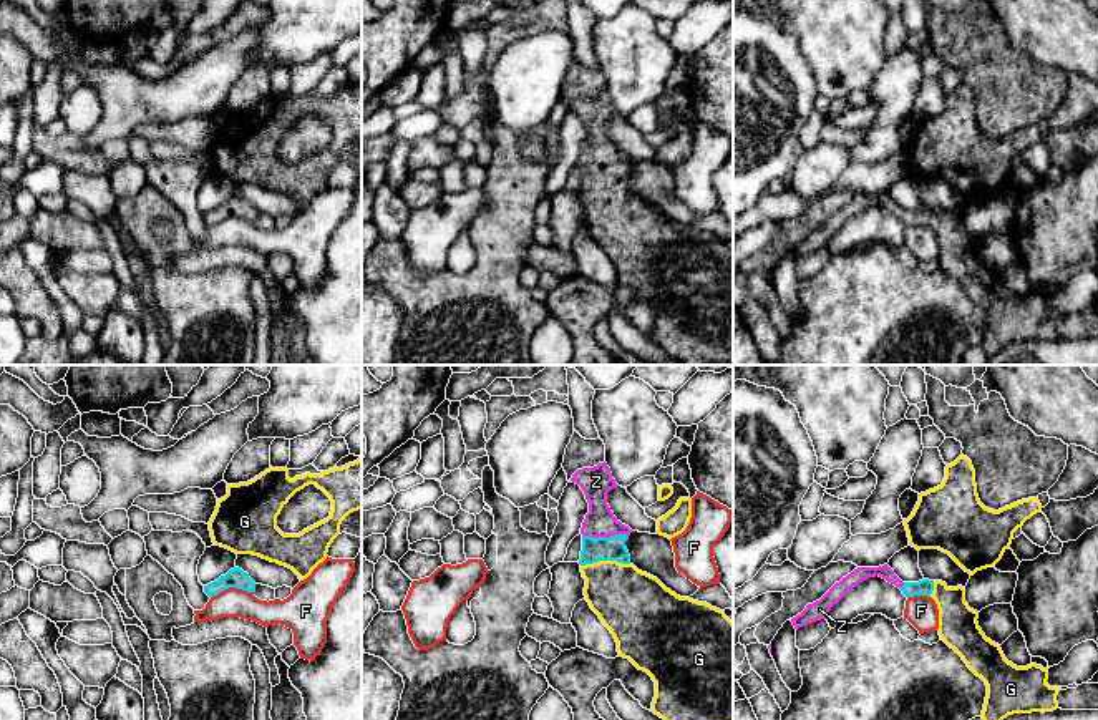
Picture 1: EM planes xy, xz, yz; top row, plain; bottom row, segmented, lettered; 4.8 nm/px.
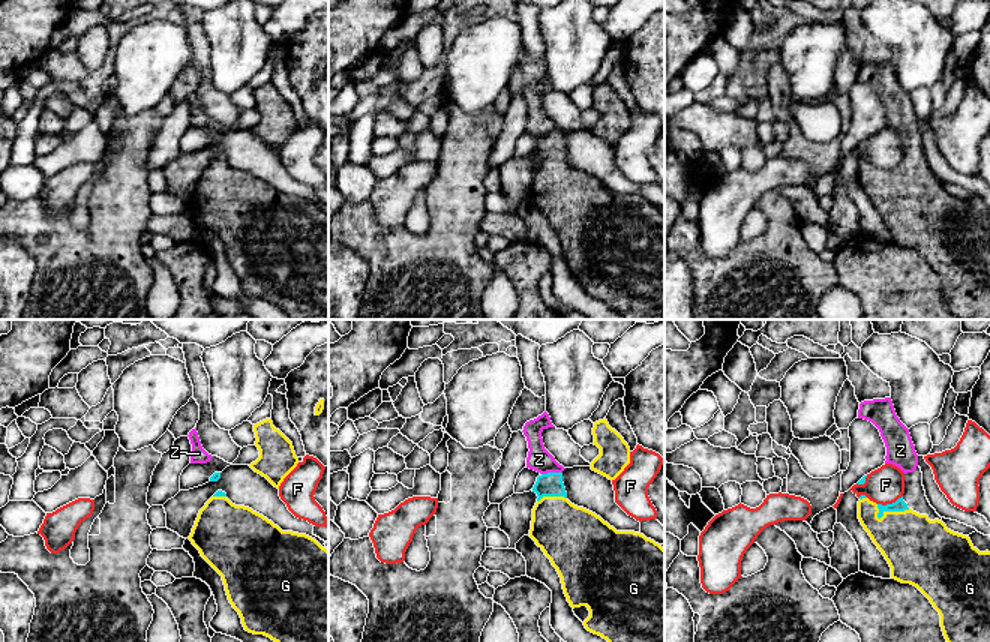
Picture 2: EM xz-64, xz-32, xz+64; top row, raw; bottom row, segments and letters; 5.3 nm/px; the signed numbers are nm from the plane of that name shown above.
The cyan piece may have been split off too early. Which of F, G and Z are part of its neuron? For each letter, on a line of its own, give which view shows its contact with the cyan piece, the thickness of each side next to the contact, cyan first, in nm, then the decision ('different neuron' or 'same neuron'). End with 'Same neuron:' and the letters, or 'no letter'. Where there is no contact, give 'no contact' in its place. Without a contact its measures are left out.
F: contact in xy; calibres 100 and 140 nm; different neuron
G: contact in xz; calibres 120 and 320 nm; same neuron
Z: contact in xz; calibres 120 and 150 nm; same neuron
Same neuron: G, Z

